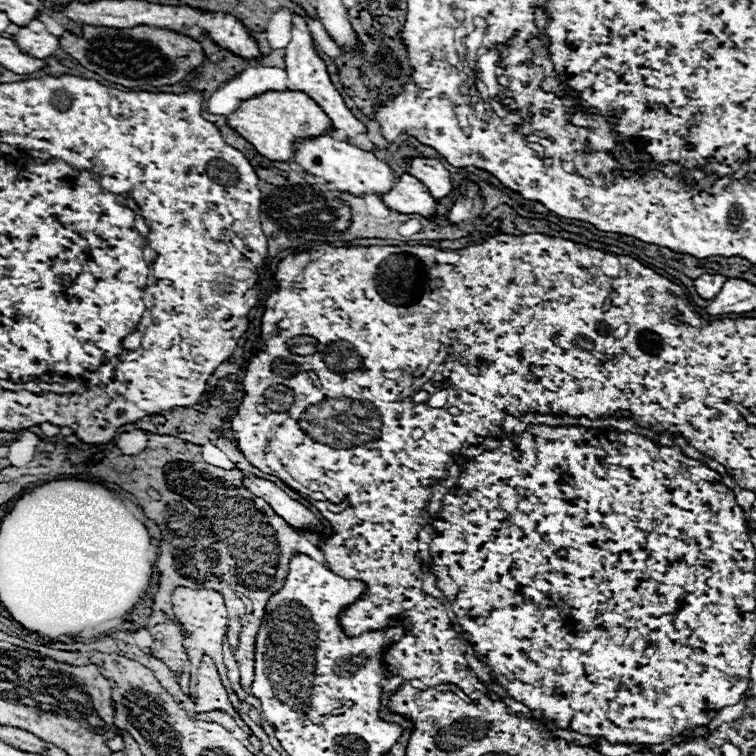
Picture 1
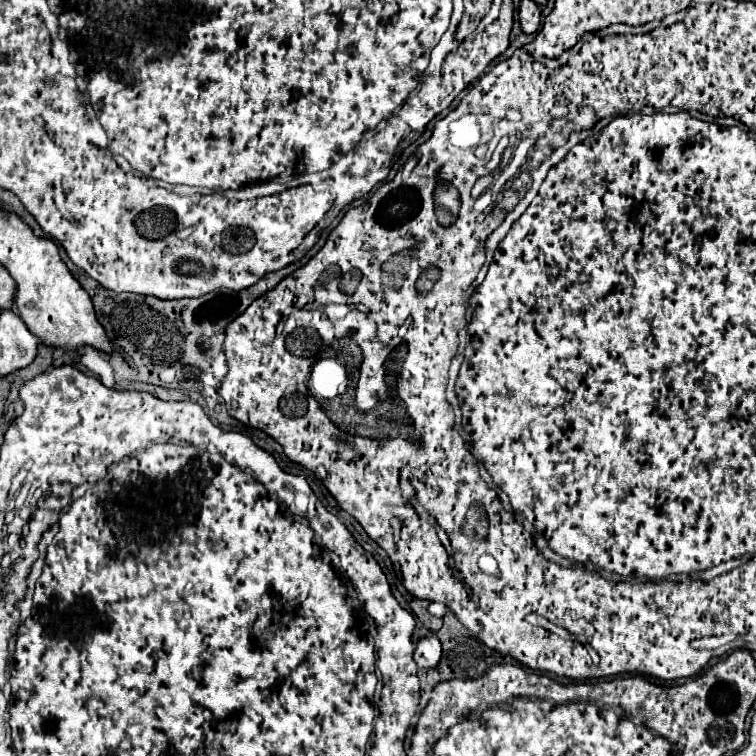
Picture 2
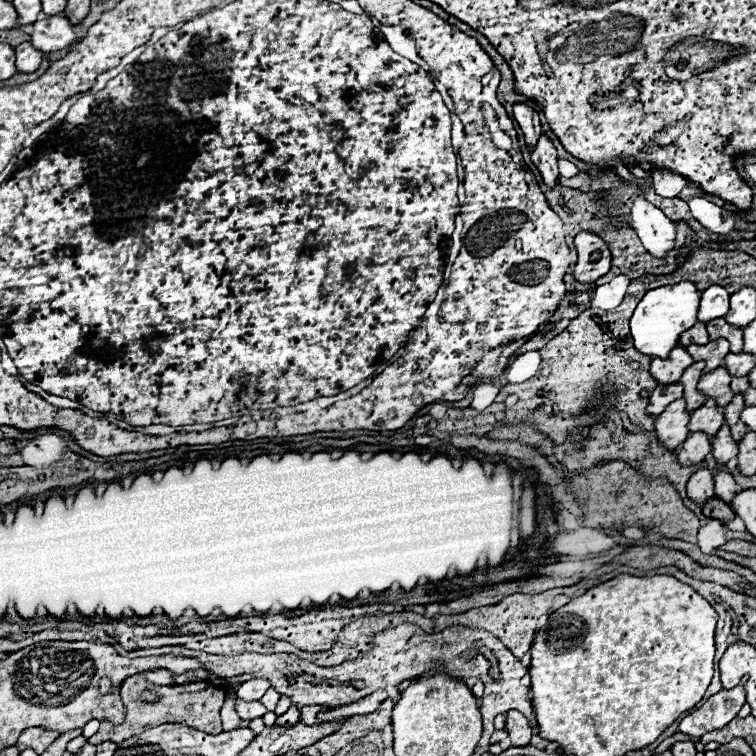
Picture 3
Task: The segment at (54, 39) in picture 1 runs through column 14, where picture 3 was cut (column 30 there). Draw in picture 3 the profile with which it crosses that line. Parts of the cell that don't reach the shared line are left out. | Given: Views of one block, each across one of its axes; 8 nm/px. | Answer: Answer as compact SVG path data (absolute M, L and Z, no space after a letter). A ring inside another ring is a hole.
M50 16L34 22L34 32L30 34L30 42L36 50L54 52L72 46L74 42L78 42L78 36L74 34L74 26L66 18Z

